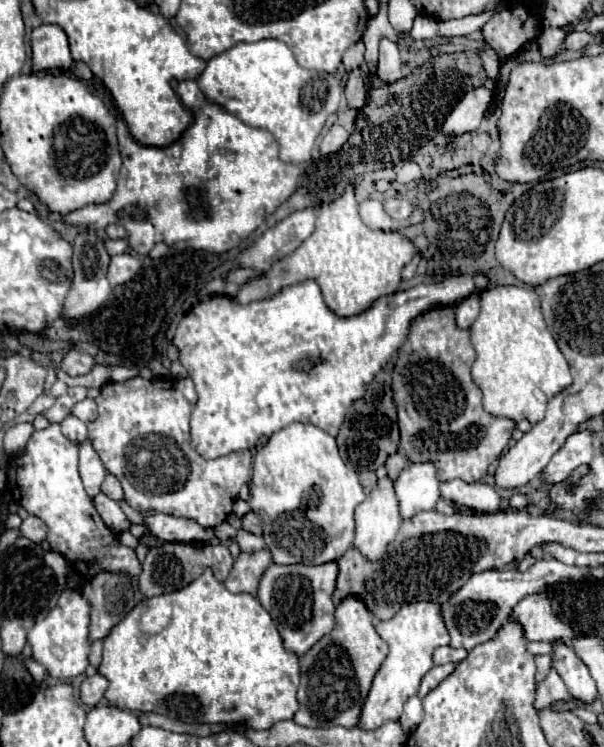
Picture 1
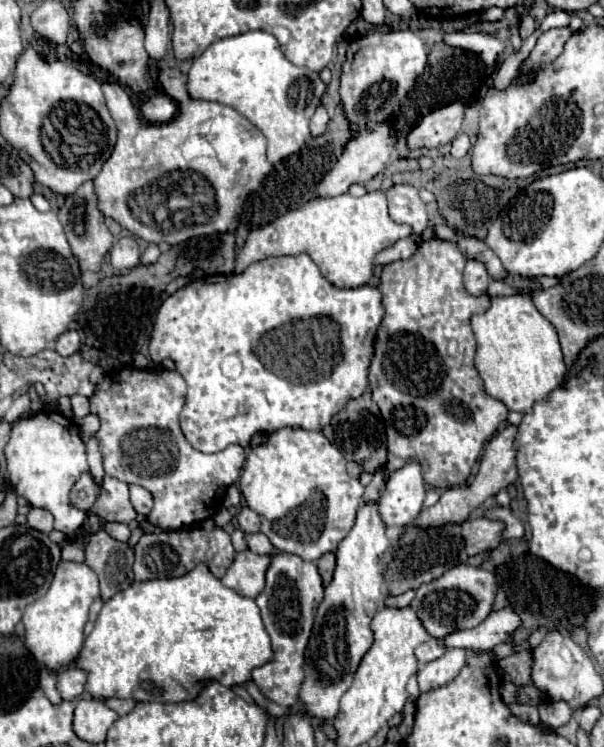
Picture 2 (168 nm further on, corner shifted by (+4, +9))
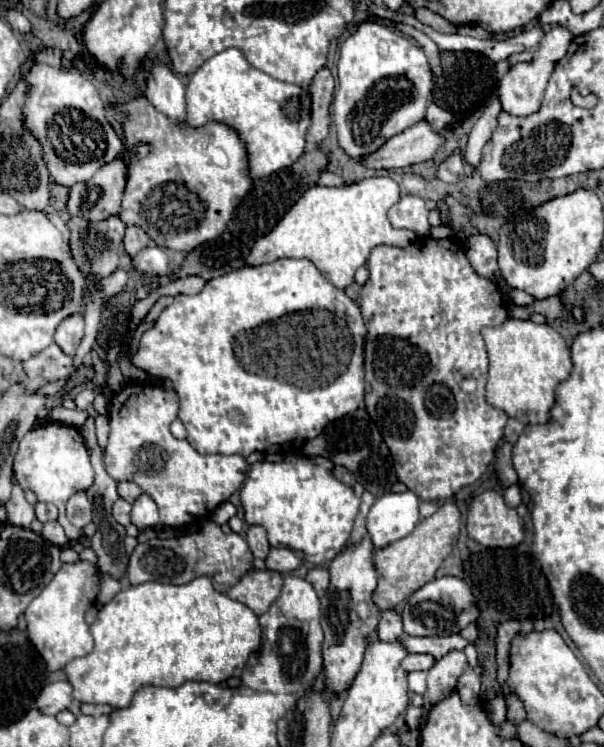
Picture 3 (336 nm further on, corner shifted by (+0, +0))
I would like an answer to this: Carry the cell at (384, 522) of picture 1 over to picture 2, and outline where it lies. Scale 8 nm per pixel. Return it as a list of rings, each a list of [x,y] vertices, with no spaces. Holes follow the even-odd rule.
[[[379,499],[359,505],[353,529],[339,543],[337,569],[331,585],[325,589],[325,599],[321,601],[315,615],[315,625],[309,637],[303,663],[305,679],[299,689],[299,699],[303,703],[305,713],[315,719],[335,719],[339,699],[353,683],[353,673],[357,671],[361,657],[373,645],[371,619],[383,599],[383,553],[389,547],[389,539],[385,535],[387,527],[381,521],[377,505]]]

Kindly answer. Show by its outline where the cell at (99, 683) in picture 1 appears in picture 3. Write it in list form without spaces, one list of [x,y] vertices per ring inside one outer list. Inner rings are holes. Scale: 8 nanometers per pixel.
[[[53,682],[53,684],[47,684],[41,694],[37,696],[37,708],[45,714],[51,714],[55,716],[57,712],[69,708],[69,704],[73,702],[71,698],[71,684],[69,682]]]

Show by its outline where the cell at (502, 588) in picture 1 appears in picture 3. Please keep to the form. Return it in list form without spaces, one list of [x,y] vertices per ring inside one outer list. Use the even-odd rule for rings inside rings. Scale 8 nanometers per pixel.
[[[443,576],[427,582],[419,590],[411,594],[411,598],[405,602],[401,618],[403,618],[403,630],[411,636],[445,636],[445,634],[457,634],[467,624],[475,622],[479,616],[479,610],[475,606],[475,598],[469,590],[469,586],[461,578]]]

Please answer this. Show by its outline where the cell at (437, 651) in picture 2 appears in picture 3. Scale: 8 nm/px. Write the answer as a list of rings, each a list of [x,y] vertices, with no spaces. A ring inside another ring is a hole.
[[[407,654],[405,656],[405,662],[401,662],[401,666],[407,672],[413,672],[413,670],[429,670],[433,664],[435,664],[435,658],[429,656],[429,654]]]

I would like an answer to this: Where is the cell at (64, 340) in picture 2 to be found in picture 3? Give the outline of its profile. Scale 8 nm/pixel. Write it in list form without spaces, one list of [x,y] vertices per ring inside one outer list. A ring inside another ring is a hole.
[[[83,314],[67,316],[55,330],[55,342],[69,356],[75,354],[77,346],[81,344],[81,338],[83,338]]]

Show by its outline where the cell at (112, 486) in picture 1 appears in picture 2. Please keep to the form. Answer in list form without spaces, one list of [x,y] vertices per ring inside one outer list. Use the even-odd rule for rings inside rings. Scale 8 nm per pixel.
[[[105,475],[101,493],[91,507],[91,513],[95,513],[103,521],[117,521],[129,525],[135,519],[135,509],[129,501],[129,485]]]

